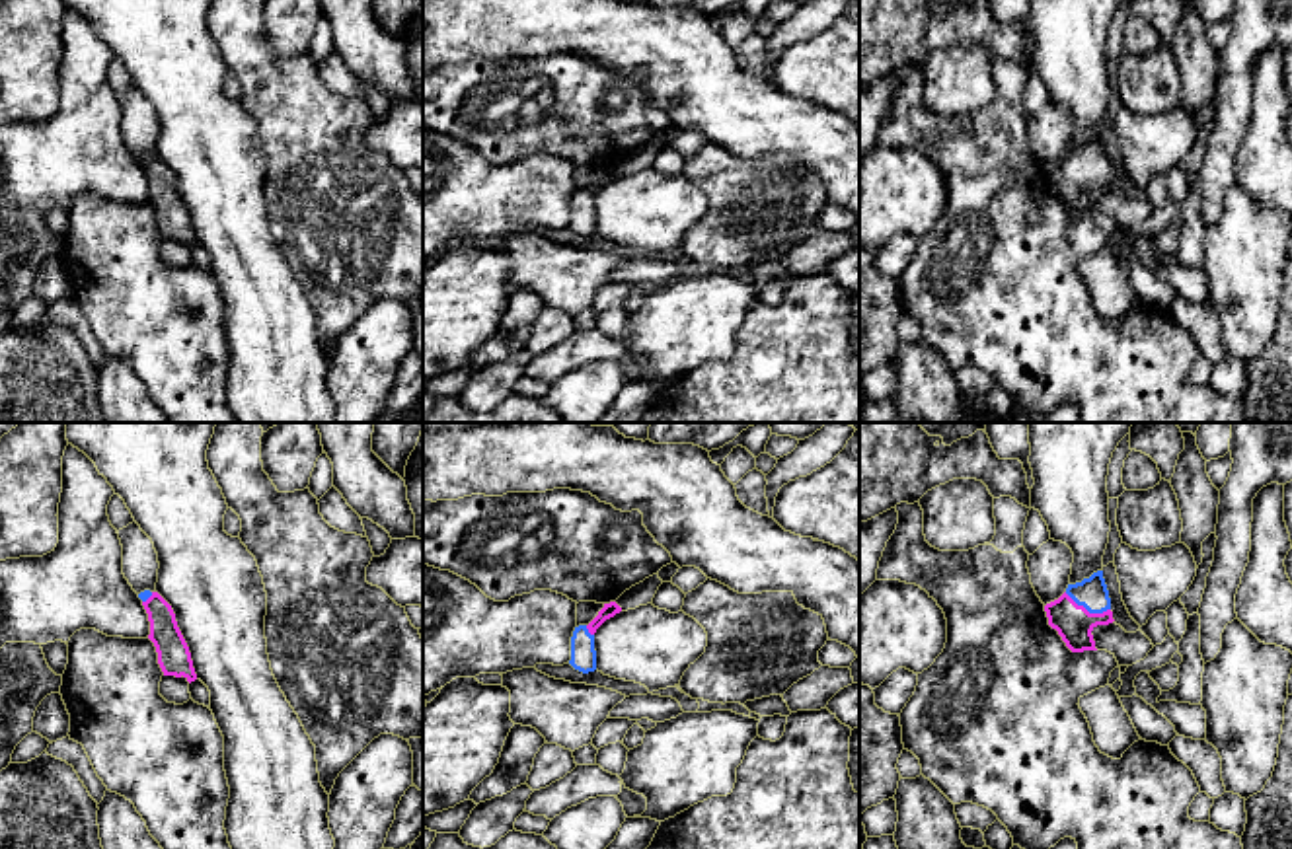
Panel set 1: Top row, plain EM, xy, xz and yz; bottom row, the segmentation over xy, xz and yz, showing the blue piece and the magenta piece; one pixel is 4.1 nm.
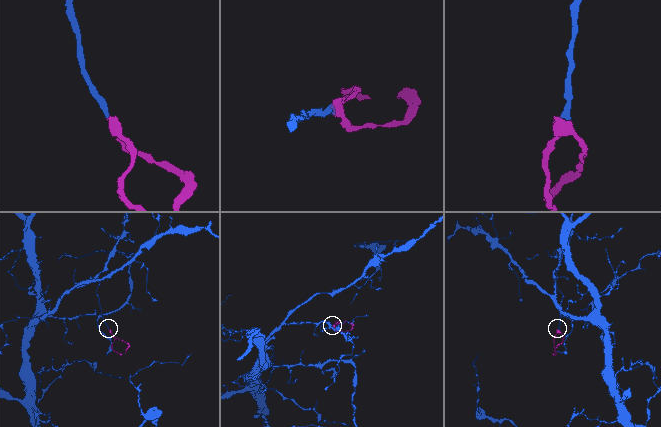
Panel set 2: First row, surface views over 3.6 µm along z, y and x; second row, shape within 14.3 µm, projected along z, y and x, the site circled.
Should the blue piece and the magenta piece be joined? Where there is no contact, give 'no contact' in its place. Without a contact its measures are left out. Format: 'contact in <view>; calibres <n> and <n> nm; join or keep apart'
contact in yz; calibres 130 and 160 nm; join

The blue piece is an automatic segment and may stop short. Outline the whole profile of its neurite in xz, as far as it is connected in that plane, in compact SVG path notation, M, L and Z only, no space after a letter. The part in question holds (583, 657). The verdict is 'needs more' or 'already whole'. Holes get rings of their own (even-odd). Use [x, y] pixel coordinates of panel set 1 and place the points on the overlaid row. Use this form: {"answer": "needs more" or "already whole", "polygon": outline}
{"answer": "needs more", "polygon": "M616 602L604 604L604 608L589 625L575 627L571 637L571 660L569 660L569 664L575 670L583 674L596 670L594 633L606 619L614 617L620 611L622 608Z"}

